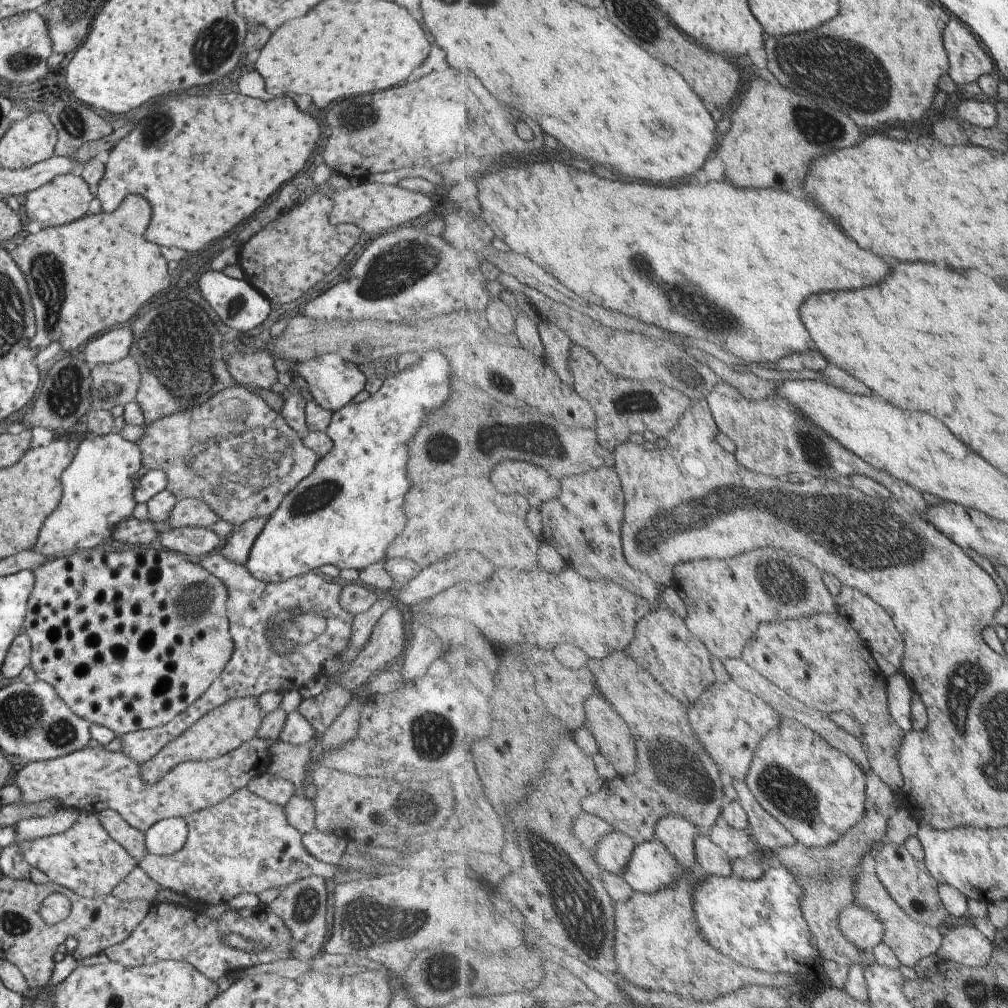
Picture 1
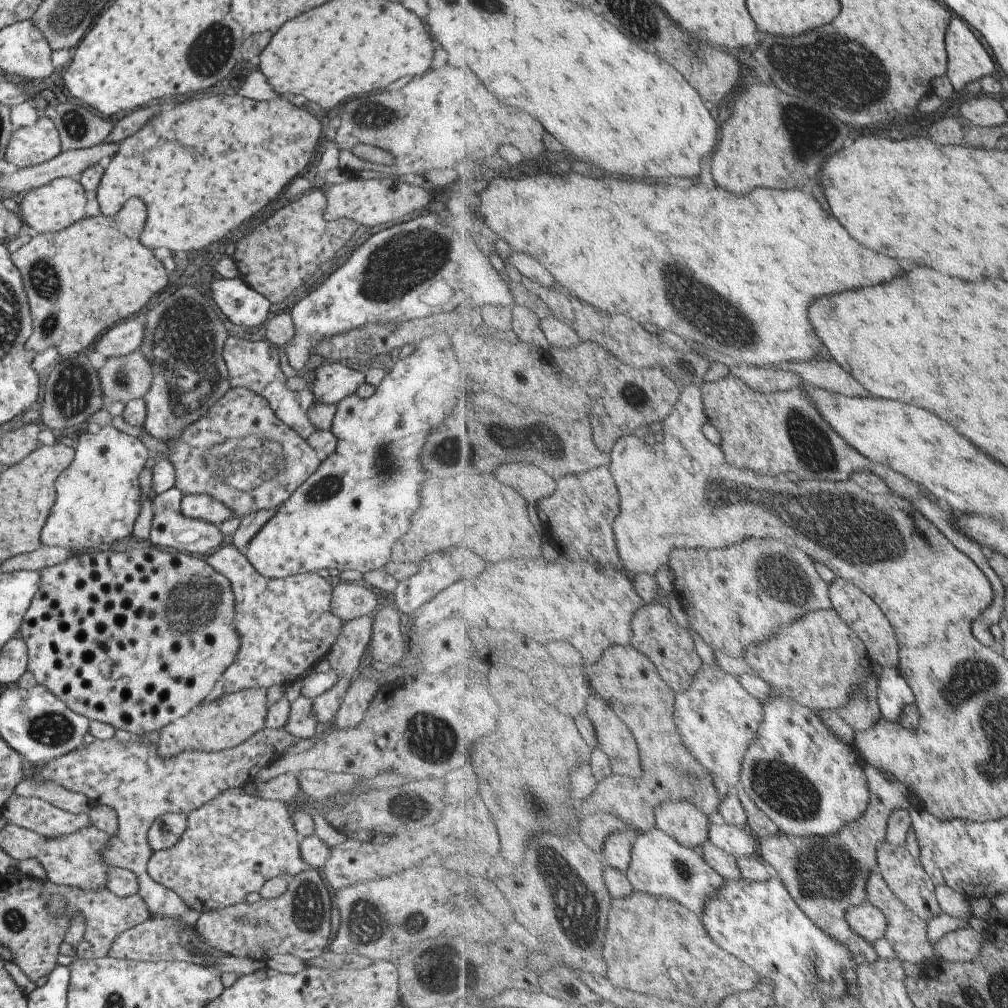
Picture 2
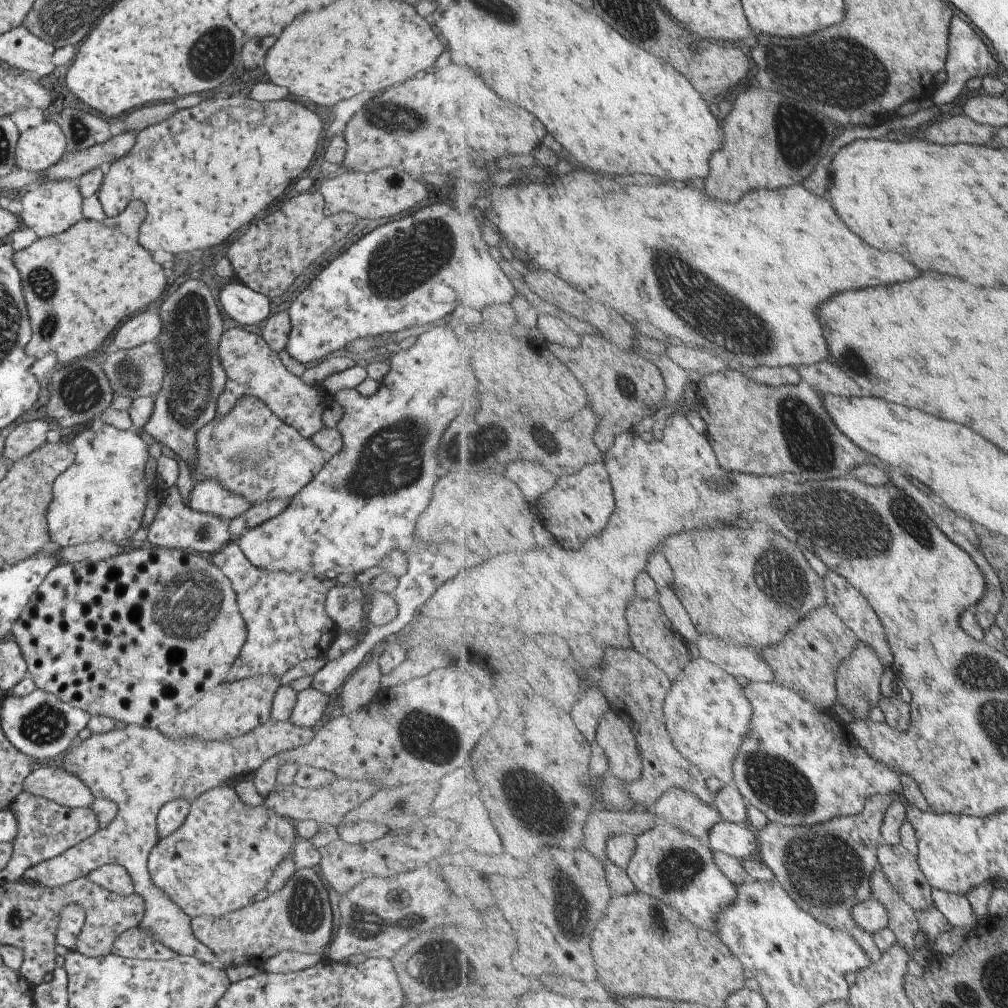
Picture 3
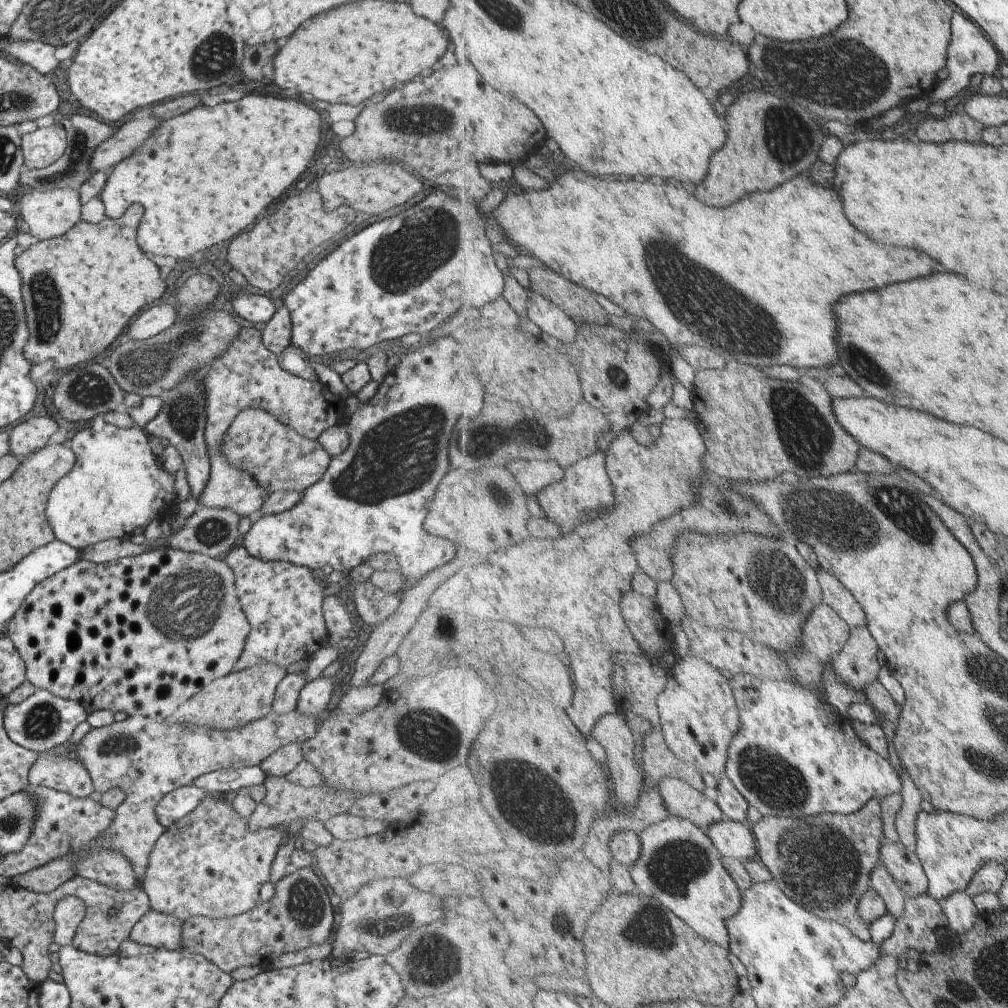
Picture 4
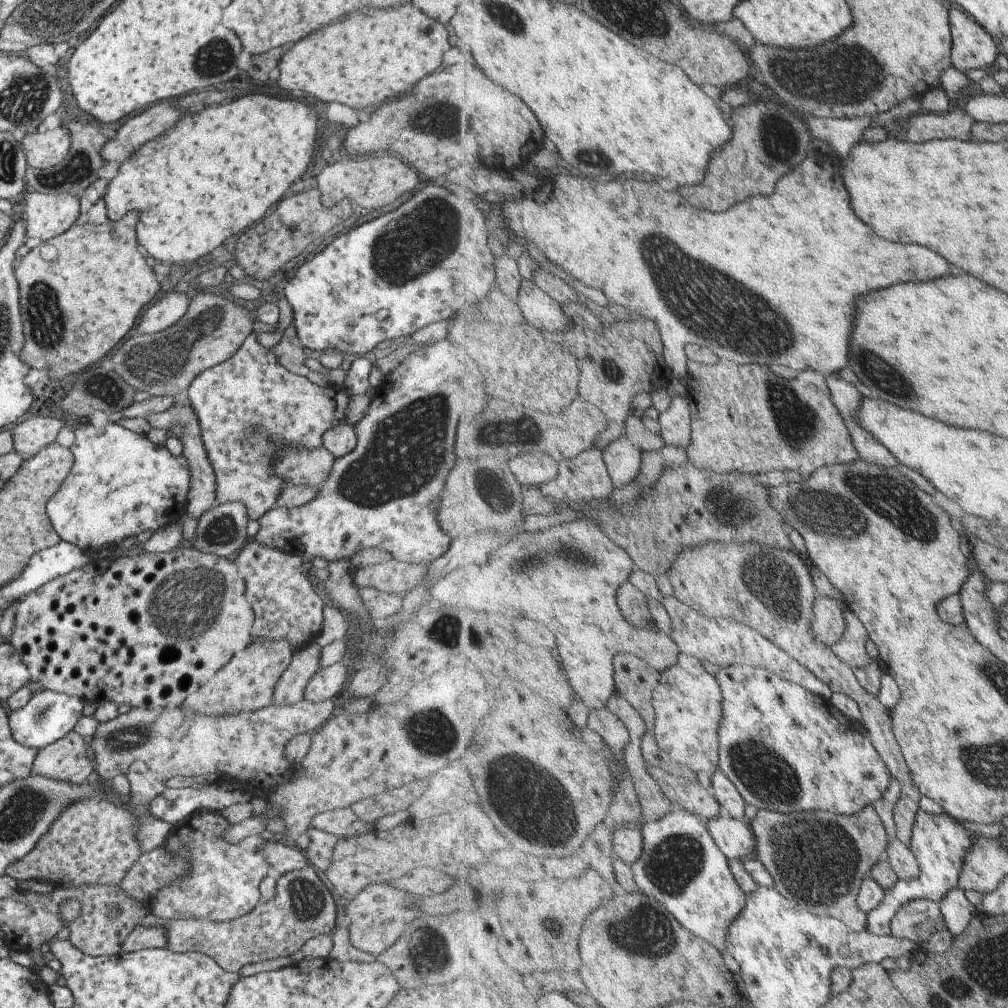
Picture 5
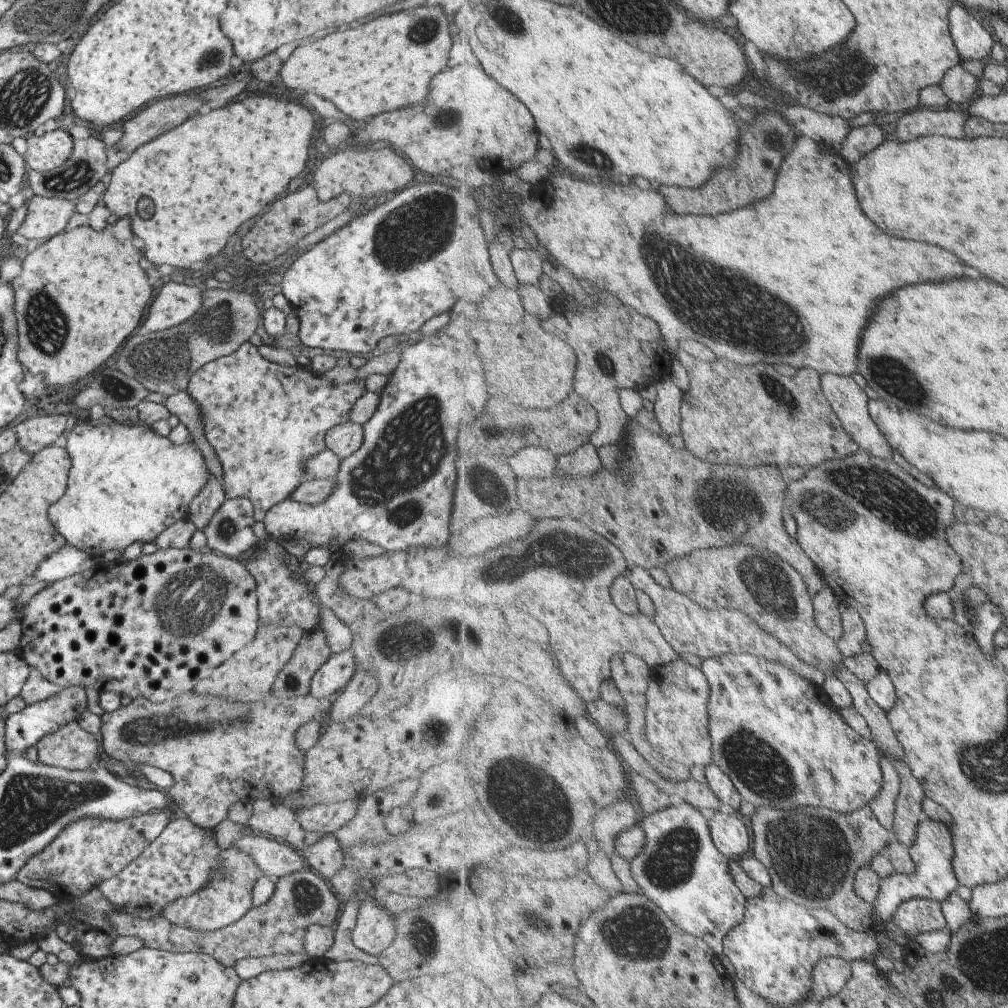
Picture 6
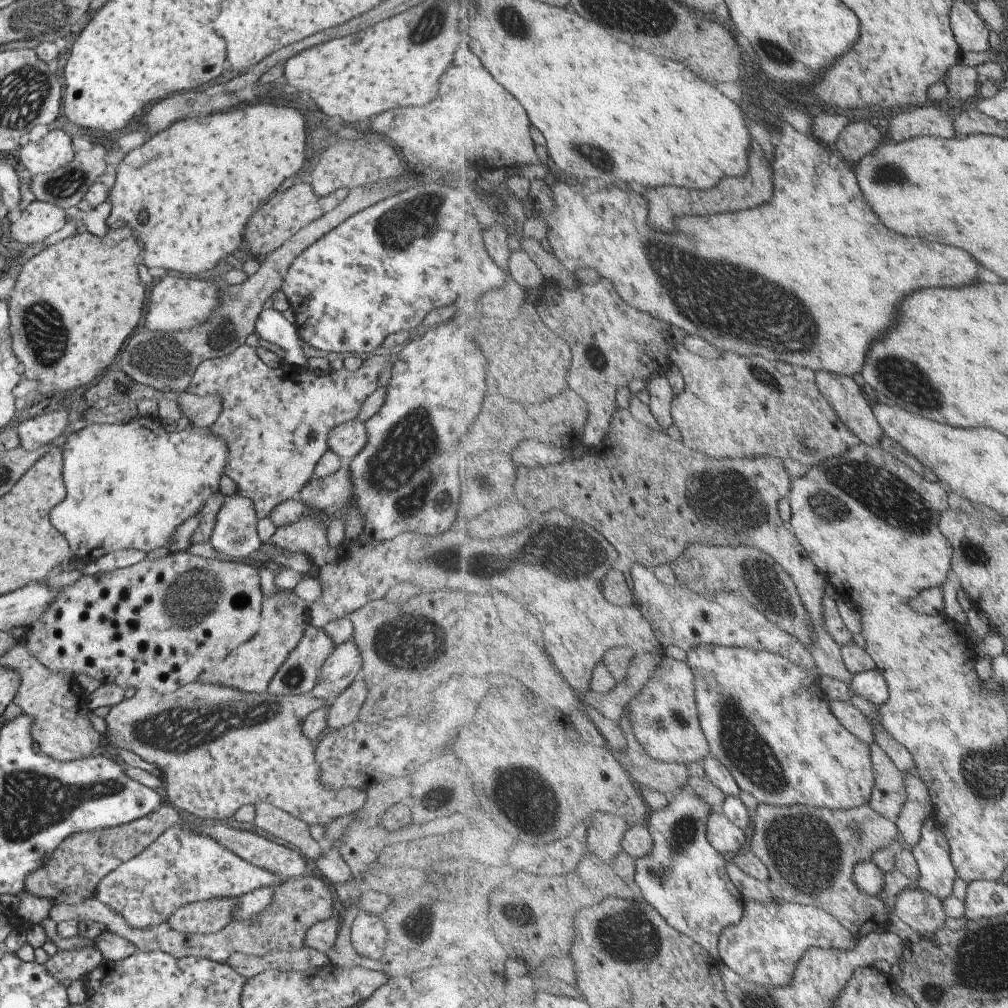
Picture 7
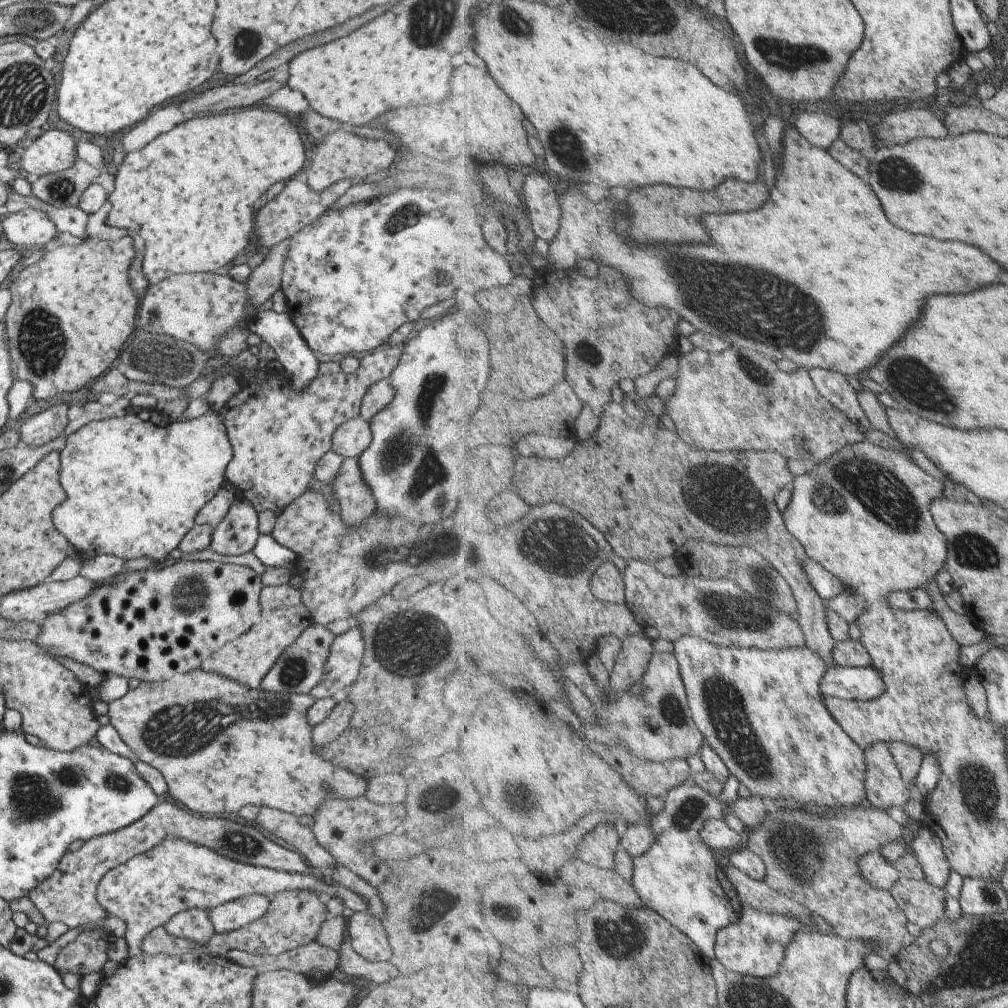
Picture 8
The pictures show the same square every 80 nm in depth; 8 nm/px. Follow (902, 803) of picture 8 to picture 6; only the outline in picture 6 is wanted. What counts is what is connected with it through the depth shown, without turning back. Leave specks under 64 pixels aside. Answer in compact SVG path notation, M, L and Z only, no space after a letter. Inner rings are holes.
M887 755L882 756L884 772L884 787L877 798L869 804L874 809L881 823L893 833L896 804L902 790L902 777L899 776L892 760Z

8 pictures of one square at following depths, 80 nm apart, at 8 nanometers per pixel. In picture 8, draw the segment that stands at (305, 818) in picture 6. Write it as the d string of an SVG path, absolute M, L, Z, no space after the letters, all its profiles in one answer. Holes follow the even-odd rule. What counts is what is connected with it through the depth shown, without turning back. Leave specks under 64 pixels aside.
M197 668L193 672L189 672L178 682L166 681L158 685L140 685L132 691L128 691L117 700L108 703L107 718L109 718L109 726L113 727L119 738L135 753L137 760L144 762L154 768L163 777L166 782L166 791L175 802L179 802L181 806L185 806L189 812L197 812L197 814L212 814L213 817L219 814L237 814L238 810L245 805L253 805L256 807L267 807L277 809L296 817L312 816L318 812L320 805L331 792L337 799L356 799L364 796L366 782L361 777L334 767L327 761L318 756L312 746L310 739L311 727L306 719L307 709L316 702L309 693L305 694L272 694L269 691L261 691L250 689L246 686L237 684L232 680L226 679L216 674L204 672Z

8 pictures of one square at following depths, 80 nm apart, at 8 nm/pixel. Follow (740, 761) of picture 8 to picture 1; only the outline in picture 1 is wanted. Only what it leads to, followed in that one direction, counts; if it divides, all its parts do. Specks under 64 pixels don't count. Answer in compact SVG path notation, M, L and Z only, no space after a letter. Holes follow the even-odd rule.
M782 719L779 729L760 744L745 780L752 793L779 822L808 847L828 847L859 824L867 806L866 772L844 752L795 719Z

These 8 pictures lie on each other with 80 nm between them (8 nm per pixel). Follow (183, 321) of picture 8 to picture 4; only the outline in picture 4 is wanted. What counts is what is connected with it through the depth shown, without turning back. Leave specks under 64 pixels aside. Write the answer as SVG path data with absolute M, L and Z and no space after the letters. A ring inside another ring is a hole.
M157 304L153 308L137 314L127 326L127 338L124 340L143 341L151 339L174 324L176 308L171 304Z

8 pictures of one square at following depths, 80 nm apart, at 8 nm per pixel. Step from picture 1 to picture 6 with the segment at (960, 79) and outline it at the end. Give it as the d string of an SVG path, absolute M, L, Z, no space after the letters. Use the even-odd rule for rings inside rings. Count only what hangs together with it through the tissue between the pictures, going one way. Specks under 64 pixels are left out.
M956 2L951 9L950 29L960 57L984 61L993 50L996 38L982 18L975 18L965 5Z

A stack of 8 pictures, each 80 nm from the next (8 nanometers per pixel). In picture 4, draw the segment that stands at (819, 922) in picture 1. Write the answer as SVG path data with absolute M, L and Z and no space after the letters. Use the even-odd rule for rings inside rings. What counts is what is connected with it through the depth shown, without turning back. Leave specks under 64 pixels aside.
M881 799L871 800L861 811L850 815L831 813L803 818L764 816L753 830L758 840L757 855L767 865L772 879L787 896L819 917L846 925L864 941L872 940L870 927L859 914L859 905L863 904L864 896L871 890L869 876L882 860L882 846L886 842Z

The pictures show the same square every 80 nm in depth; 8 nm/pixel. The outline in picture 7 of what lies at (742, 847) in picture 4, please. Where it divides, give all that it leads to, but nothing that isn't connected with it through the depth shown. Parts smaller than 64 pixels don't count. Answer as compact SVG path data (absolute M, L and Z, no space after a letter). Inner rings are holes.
M715 809L708 820L708 839L719 852L729 858L746 849L749 832L733 824L720 809Z

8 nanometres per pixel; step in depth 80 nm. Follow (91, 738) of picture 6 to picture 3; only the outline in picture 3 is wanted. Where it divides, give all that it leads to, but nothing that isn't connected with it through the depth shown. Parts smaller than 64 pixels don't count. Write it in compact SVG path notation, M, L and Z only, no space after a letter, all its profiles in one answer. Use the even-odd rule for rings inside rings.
M59 761L31 771L22 782L23 791L70 809L89 809L95 799L80 779L60 768Z

